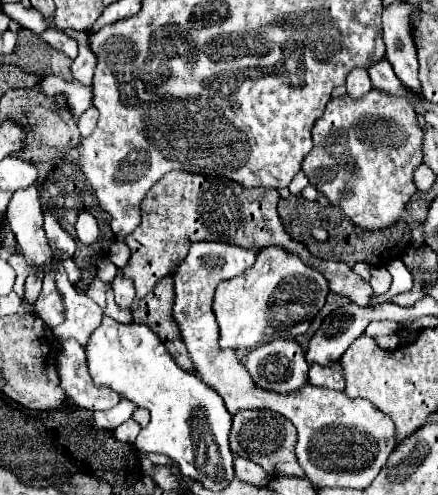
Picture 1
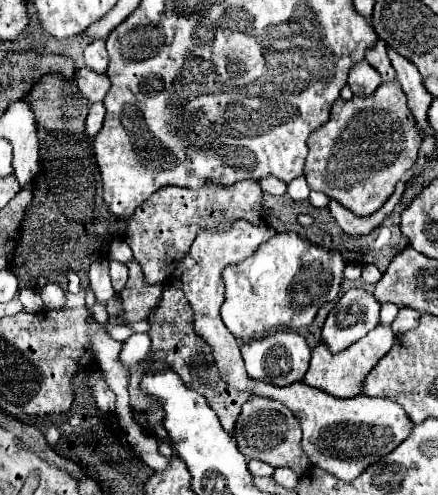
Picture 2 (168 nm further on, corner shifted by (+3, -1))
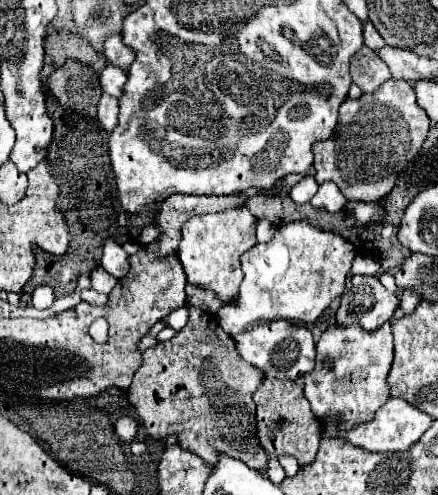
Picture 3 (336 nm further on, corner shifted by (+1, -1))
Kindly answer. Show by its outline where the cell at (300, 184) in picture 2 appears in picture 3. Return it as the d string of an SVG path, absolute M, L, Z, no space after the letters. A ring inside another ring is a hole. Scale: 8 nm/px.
M306 175L306 177L302 177L302 179L294 185L294 189L290 191L290 197L292 197L292 201L296 201L296 203L308 203L308 201L314 197L316 191L318 191L318 183L314 181L312 175Z

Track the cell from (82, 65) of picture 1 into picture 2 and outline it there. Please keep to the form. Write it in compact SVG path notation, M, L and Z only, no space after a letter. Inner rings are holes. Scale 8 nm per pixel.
M98 39L90 43L84 51L84 61L86 61L86 67L94 69L96 73L106 73L106 67L110 63L110 57L106 53L106 41Z

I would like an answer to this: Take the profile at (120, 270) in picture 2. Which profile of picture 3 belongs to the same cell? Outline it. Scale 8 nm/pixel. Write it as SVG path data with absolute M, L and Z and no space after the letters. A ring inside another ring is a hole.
M108 239L106 243L104 243L104 257L102 257L102 263L100 263L102 267L104 267L104 271L108 271L112 277L116 277L116 279L120 279L120 277L124 277L124 273L128 273L128 269L130 269L130 265L128 265L128 255L124 253L124 249L116 243L116 241L112 241L112 239Z

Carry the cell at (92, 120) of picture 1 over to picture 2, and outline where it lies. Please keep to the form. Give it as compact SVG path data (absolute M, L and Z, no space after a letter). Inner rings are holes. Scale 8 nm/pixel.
M94 103L94 105L90 107L88 119L86 119L86 135L88 135L88 137L94 137L94 135L96 135L96 133L102 129L104 115L106 115L104 103Z

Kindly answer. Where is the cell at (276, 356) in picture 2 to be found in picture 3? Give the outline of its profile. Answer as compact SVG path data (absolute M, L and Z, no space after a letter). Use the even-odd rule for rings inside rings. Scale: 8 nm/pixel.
M270 321L256 325L250 331L238 333L234 341L240 357L244 357L244 361L248 361L250 365L258 367L264 373L264 377L296 381L304 373L314 369L316 349L314 349L312 333L306 327L298 327L290 321Z

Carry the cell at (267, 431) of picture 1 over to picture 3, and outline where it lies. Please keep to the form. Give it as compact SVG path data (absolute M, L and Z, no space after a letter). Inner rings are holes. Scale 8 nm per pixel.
M264 379L262 385L254 393L256 403L256 435L260 447L274 457L292 455L300 465L308 465L314 461L320 443L320 421L312 413L302 387L294 381L278 381Z

